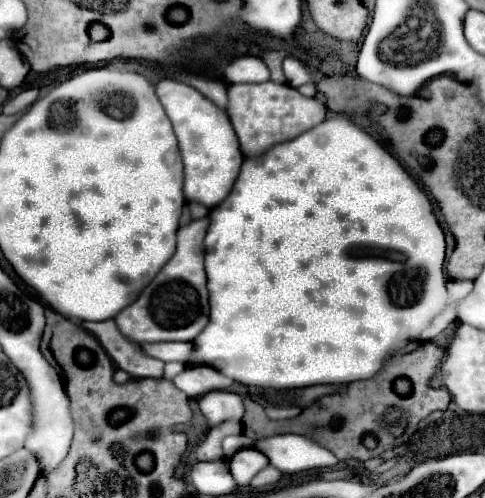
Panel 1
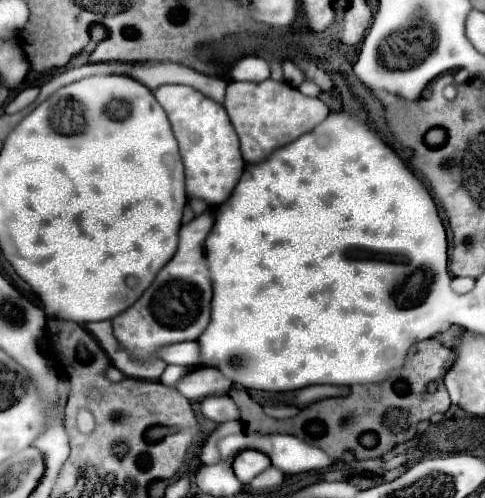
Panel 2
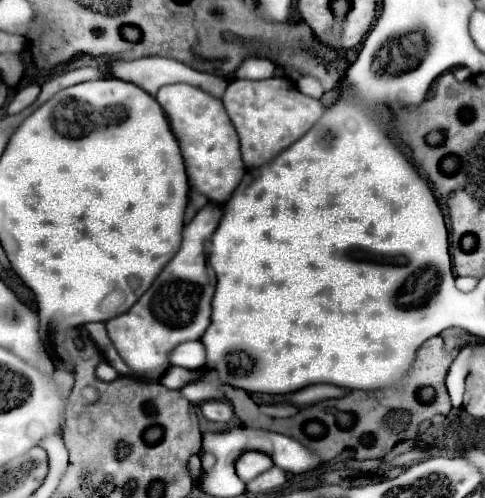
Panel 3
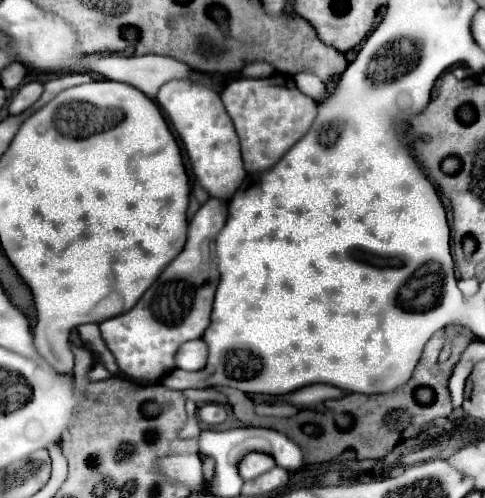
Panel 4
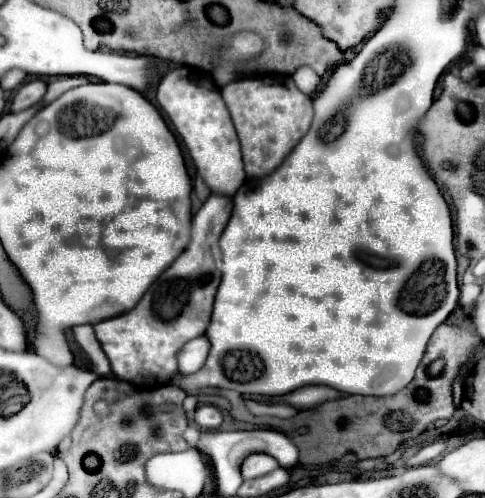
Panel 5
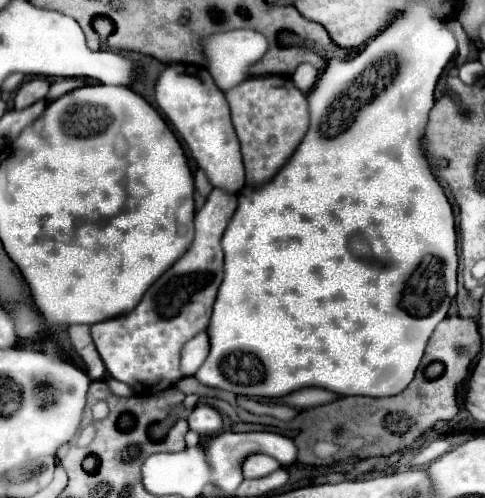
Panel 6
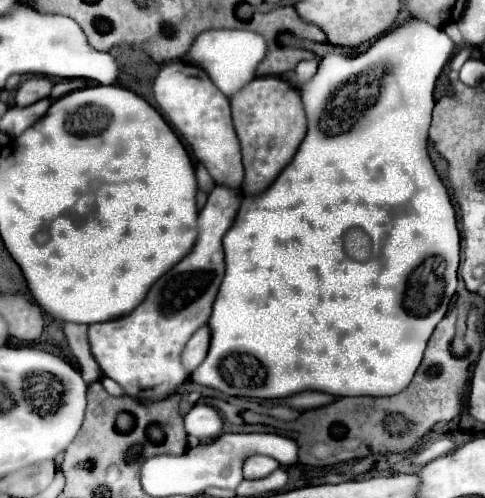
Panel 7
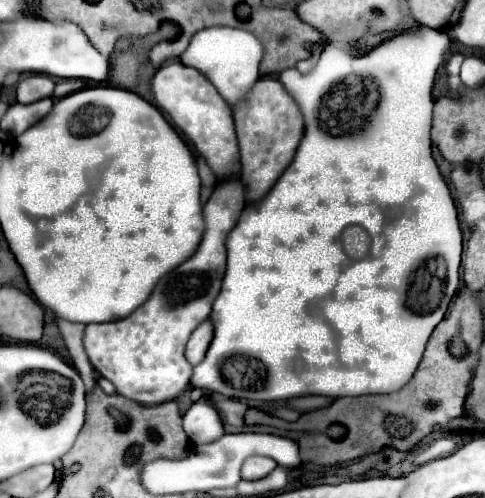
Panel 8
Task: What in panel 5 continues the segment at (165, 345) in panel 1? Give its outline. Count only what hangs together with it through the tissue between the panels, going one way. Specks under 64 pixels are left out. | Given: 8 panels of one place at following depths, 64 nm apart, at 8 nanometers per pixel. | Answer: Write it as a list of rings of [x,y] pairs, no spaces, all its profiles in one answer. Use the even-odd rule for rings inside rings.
[[[194,338],[186,342],[178,354],[178,370],[182,374],[198,372],[208,358],[208,350],[210,350],[210,344],[206,338]]]

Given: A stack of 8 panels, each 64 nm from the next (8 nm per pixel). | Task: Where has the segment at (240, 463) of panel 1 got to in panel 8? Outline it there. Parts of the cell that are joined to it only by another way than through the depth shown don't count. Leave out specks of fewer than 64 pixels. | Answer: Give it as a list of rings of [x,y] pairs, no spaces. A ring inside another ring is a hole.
[[[252,456],[244,462],[242,466],[242,478],[244,480],[260,480],[264,476],[268,476],[278,464],[272,458],[266,456]]]

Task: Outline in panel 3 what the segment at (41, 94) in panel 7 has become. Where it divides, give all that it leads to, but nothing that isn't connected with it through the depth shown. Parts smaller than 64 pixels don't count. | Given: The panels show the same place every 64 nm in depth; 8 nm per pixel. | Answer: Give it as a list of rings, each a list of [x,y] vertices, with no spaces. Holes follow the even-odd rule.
[[[30,84],[30,86],[18,90],[16,96],[12,98],[12,102],[8,104],[6,112],[8,112],[8,114],[18,114],[18,112],[22,112],[24,108],[28,108],[28,106],[38,98],[38,94],[40,94],[40,86],[38,86],[38,84]]]

